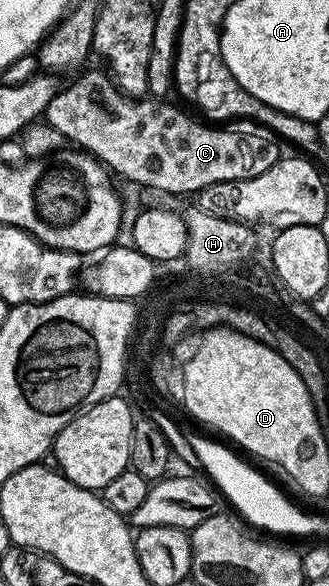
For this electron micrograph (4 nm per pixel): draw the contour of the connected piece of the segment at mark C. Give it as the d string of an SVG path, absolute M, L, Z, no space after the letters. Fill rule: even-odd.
M104 70L89 71L86 75L78 74L70 87L62 86L58 90L57 95L47 105L43 119L44 122L50 123L55 129L59 129L59 133L64 135L70 144L76 145L80 150L89 152L98 163L104 163L106 168L114 176L122 175L129 183L138 183L139 186L145 187L149 191L162 191L174 197L182 197L181 195L189 195L189 197L196 196L198 191L207 189L211 185L219 185L227 181L243 181L251 177L259 177L259 173L267 173L267 169L271 169L271 165L275 165L277 160L282 158L283 151L280 151L278 140L270 137L265 133L257 133L261 135L240 135L237 131L220 131L220 126L210 125L208 122L202 121L200 118L192 119L185 111L180 111L177 107L172 107L171 104L165 103L169 101L154 101L149 97L141 97L134 101L132 98L126 97L120 89L117 88L116 83Z

